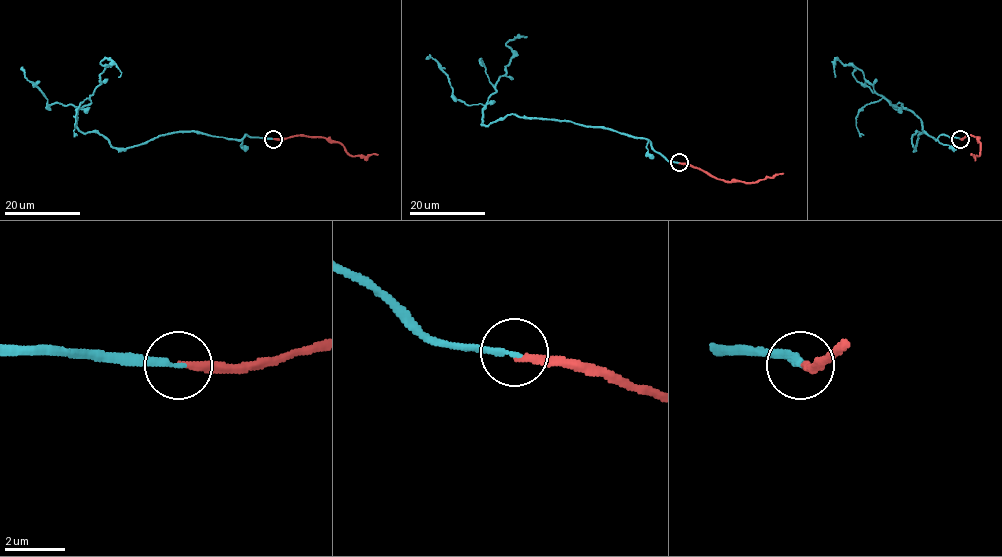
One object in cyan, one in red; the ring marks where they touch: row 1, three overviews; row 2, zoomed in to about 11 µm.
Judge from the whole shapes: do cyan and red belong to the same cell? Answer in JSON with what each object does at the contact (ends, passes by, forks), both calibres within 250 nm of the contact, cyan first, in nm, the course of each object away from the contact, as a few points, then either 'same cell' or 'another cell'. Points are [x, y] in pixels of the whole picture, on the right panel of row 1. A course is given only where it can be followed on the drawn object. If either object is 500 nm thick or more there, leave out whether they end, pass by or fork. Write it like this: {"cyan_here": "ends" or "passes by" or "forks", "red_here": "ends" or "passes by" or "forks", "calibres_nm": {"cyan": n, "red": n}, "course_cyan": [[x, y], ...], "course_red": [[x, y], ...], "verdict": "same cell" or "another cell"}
{"cyan_here": "ends", "red_here": "ends", "calibres_nm": {"cyan": 200, "red": 240}, "course_cyan": [[960, 139], [935, 140], [924, 131], [915, 148], [921, 121], [837, 58], [835, 77]], "course_red": [[960, 139], [965, 136], [979, 138], [979, 155], [971, 154]], "verdict": "same cell"}

